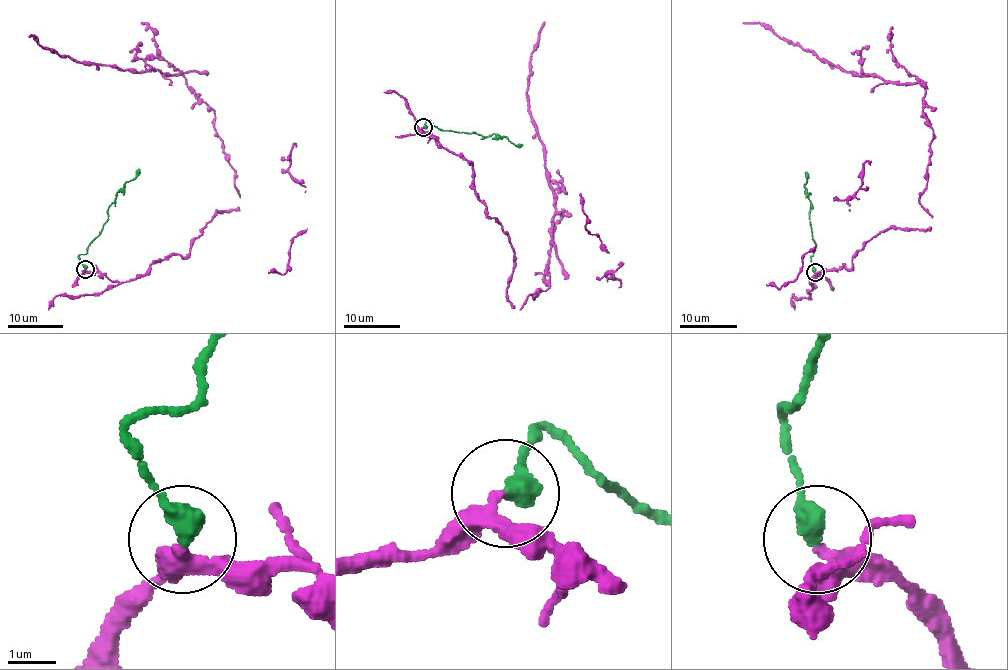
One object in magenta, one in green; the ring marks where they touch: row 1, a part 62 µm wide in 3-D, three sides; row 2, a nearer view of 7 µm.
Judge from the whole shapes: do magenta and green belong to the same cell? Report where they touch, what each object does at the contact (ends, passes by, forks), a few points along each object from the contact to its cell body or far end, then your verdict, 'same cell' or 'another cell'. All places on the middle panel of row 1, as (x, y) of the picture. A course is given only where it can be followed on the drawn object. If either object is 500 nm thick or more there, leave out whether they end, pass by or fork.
place (423, 127); magenta passes by; green ends; course magenta (423, 127), (468, 161), (514, 254), (507, 301), (521, 309), (546, 291), (556, 256), (527, 92), (545, 22); course green (423, 127), (428, 119), (440, 129), (482, 136), (496, 134), (522, 146); another cell

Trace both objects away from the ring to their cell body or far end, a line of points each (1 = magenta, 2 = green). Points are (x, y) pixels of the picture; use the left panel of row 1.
1: (85, 269), (125, 282), (184, 257), (240, 196), (215, 115), (185, 72), (84, 65), (29, 35)
2: (85, 269), (79, 256), (86, 253), (102, 228), (109, 205), (119, 190), (140, 169)

